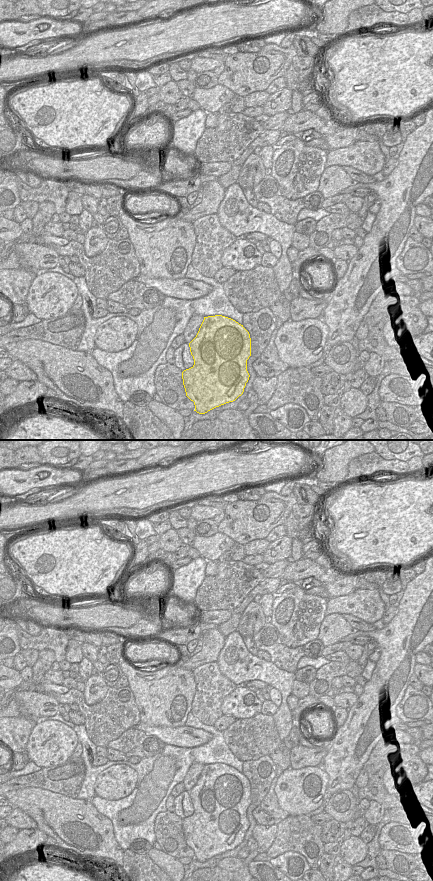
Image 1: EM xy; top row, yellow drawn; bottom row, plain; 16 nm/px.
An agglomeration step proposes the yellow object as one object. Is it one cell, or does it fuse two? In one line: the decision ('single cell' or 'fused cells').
fused cells

